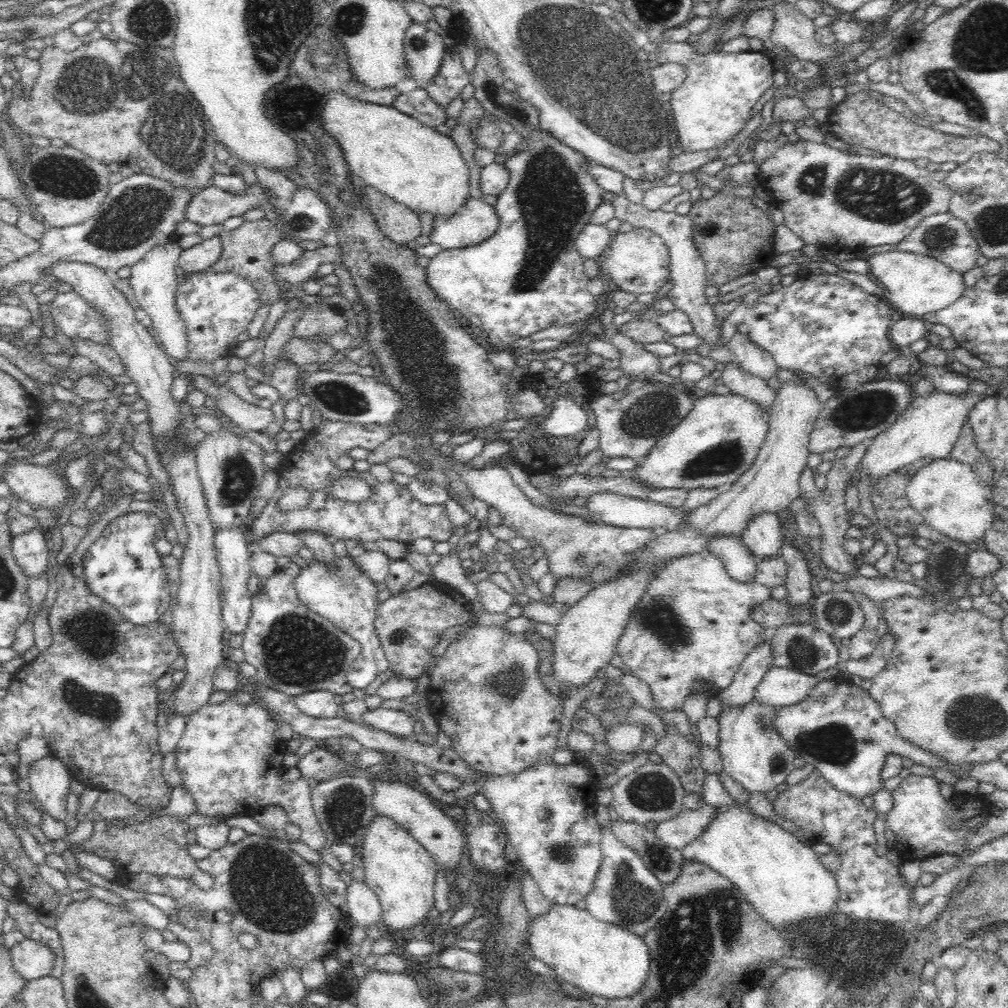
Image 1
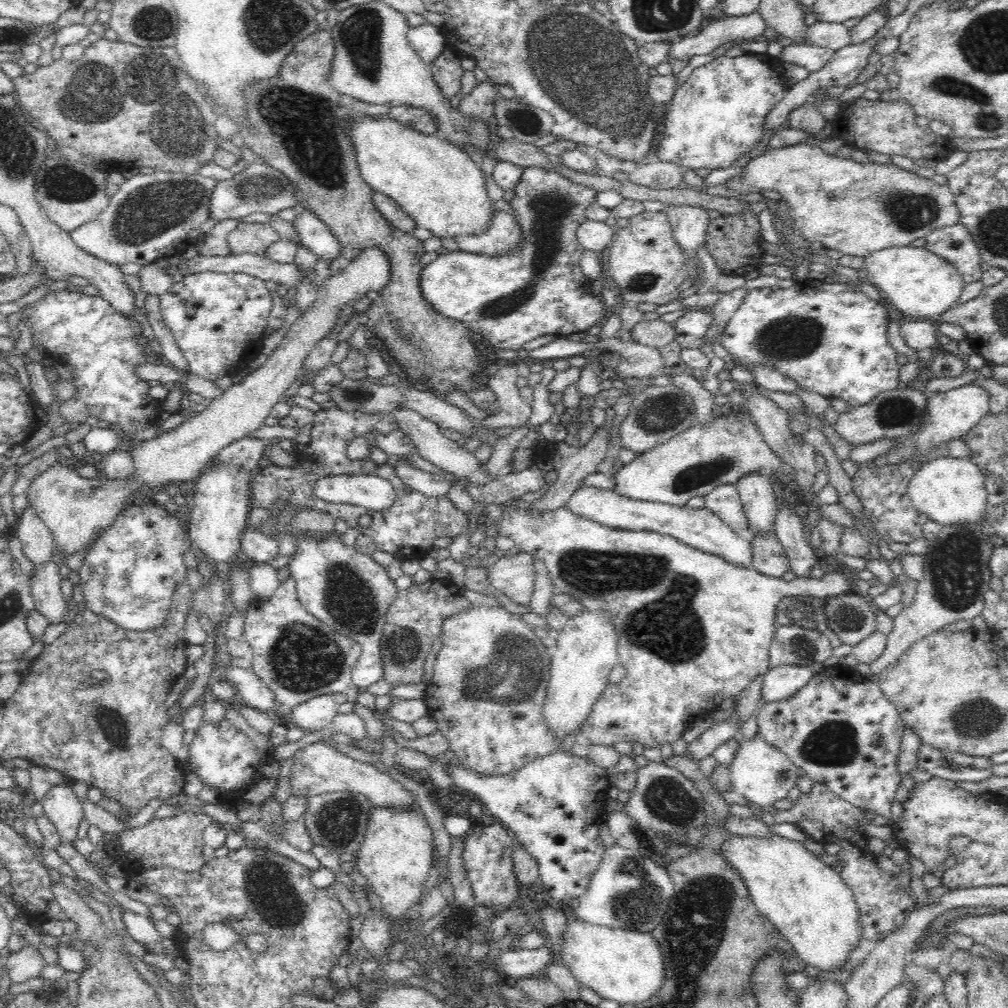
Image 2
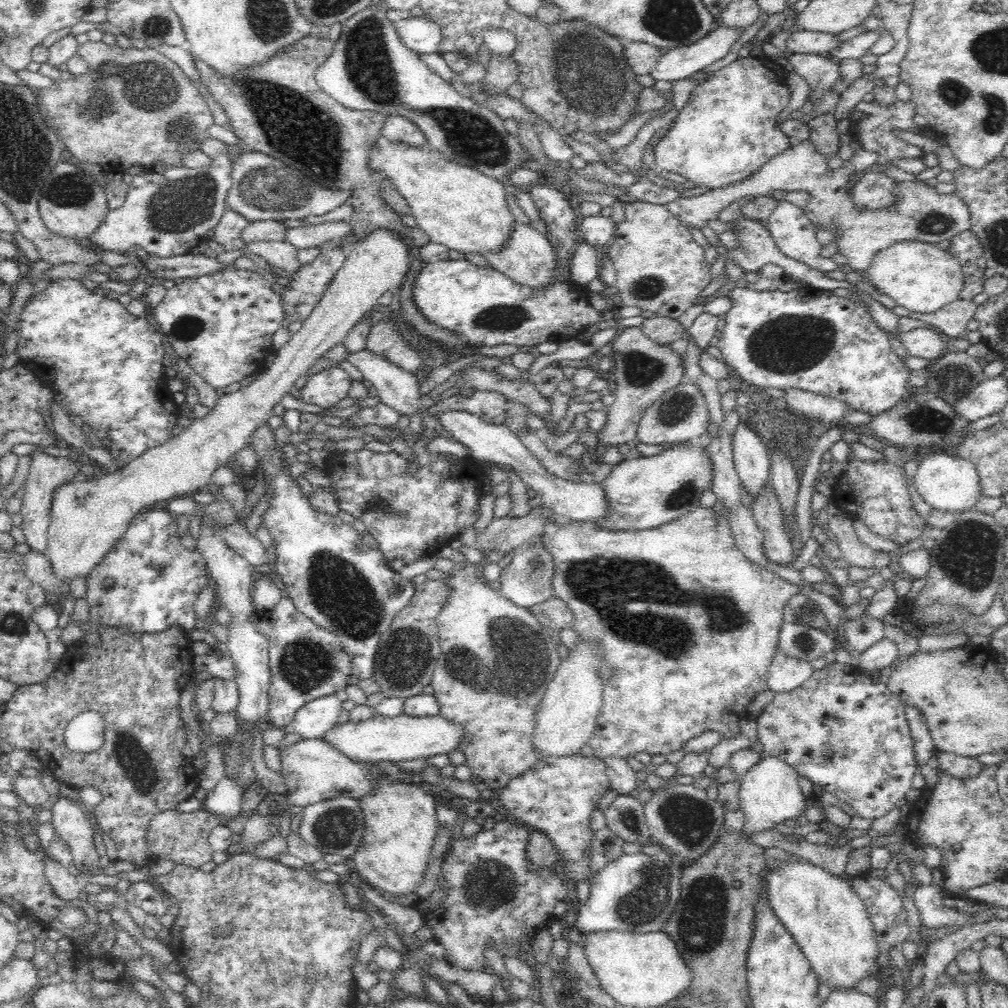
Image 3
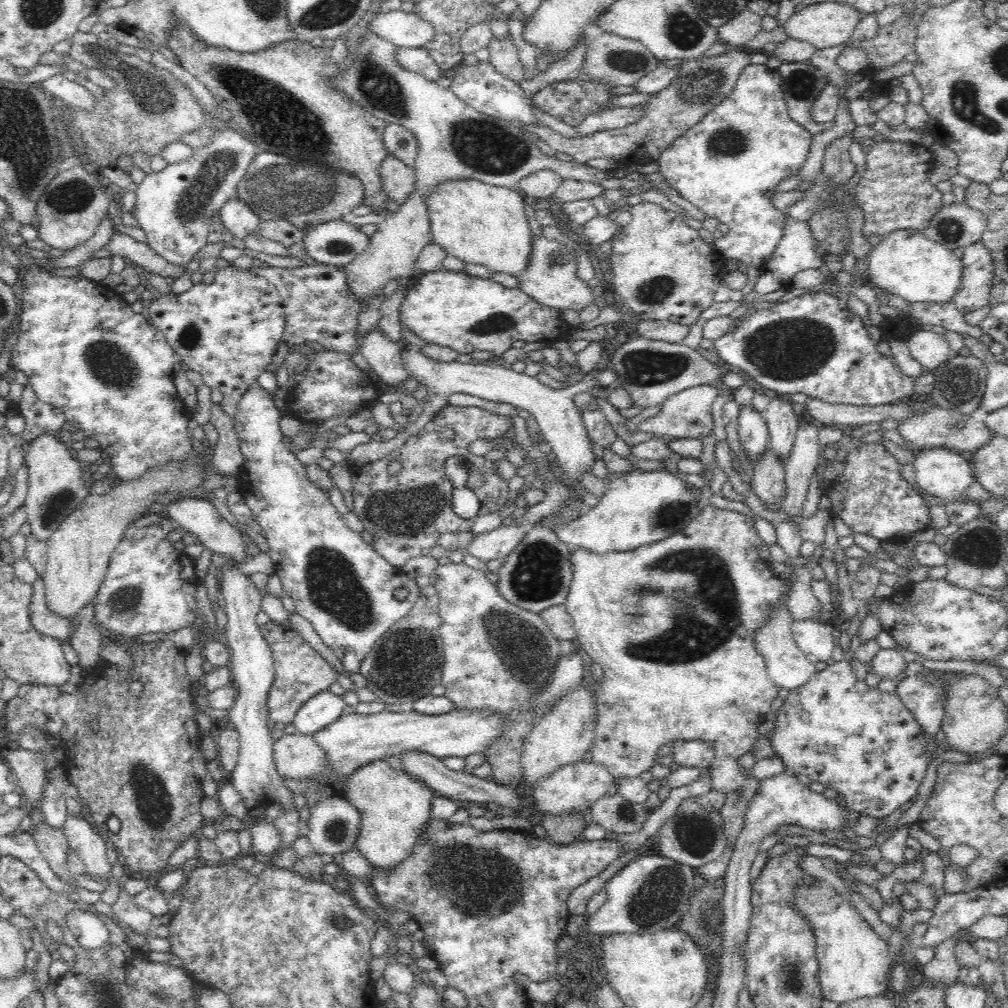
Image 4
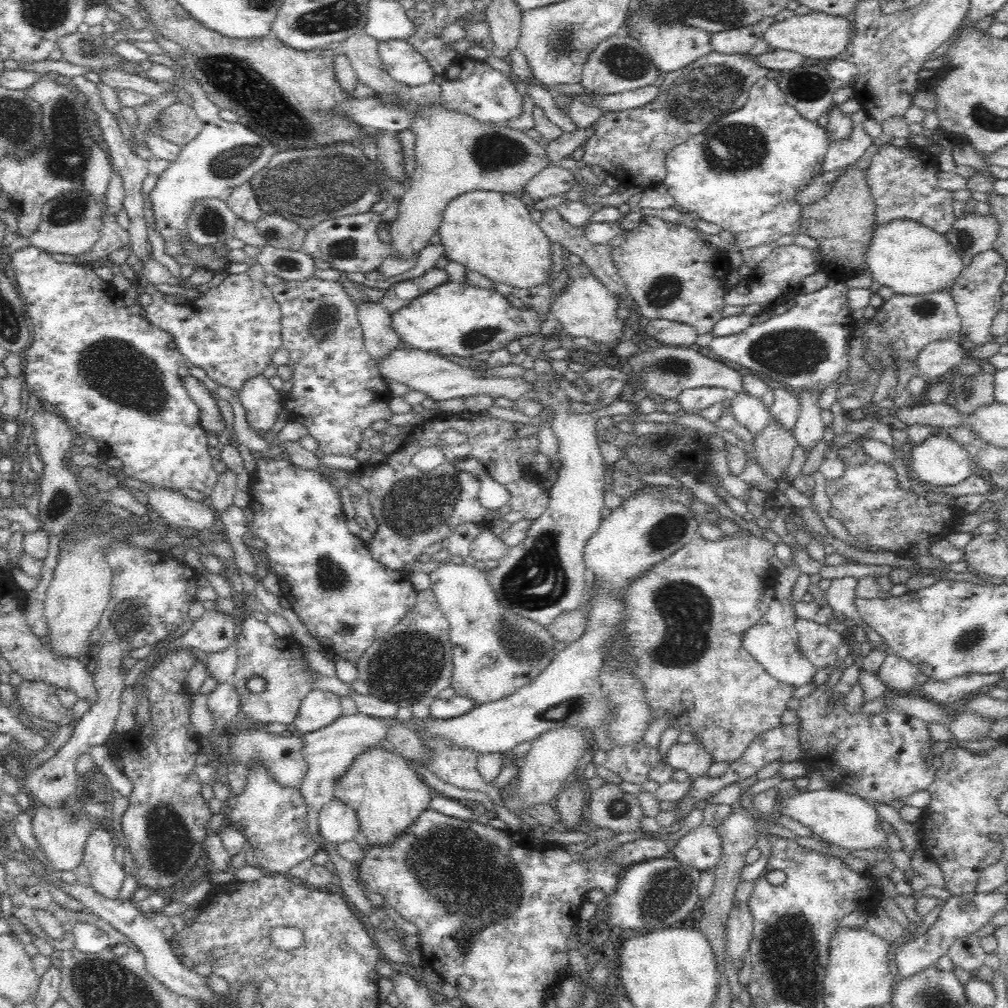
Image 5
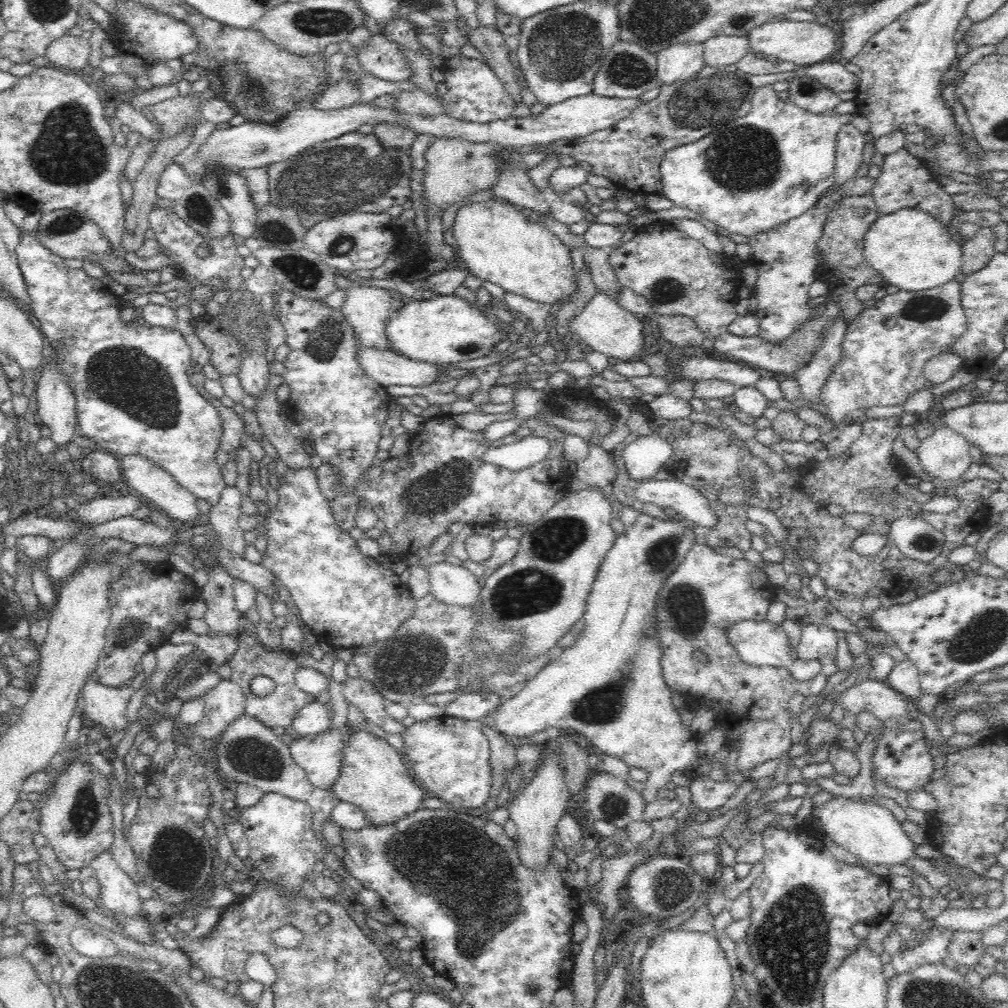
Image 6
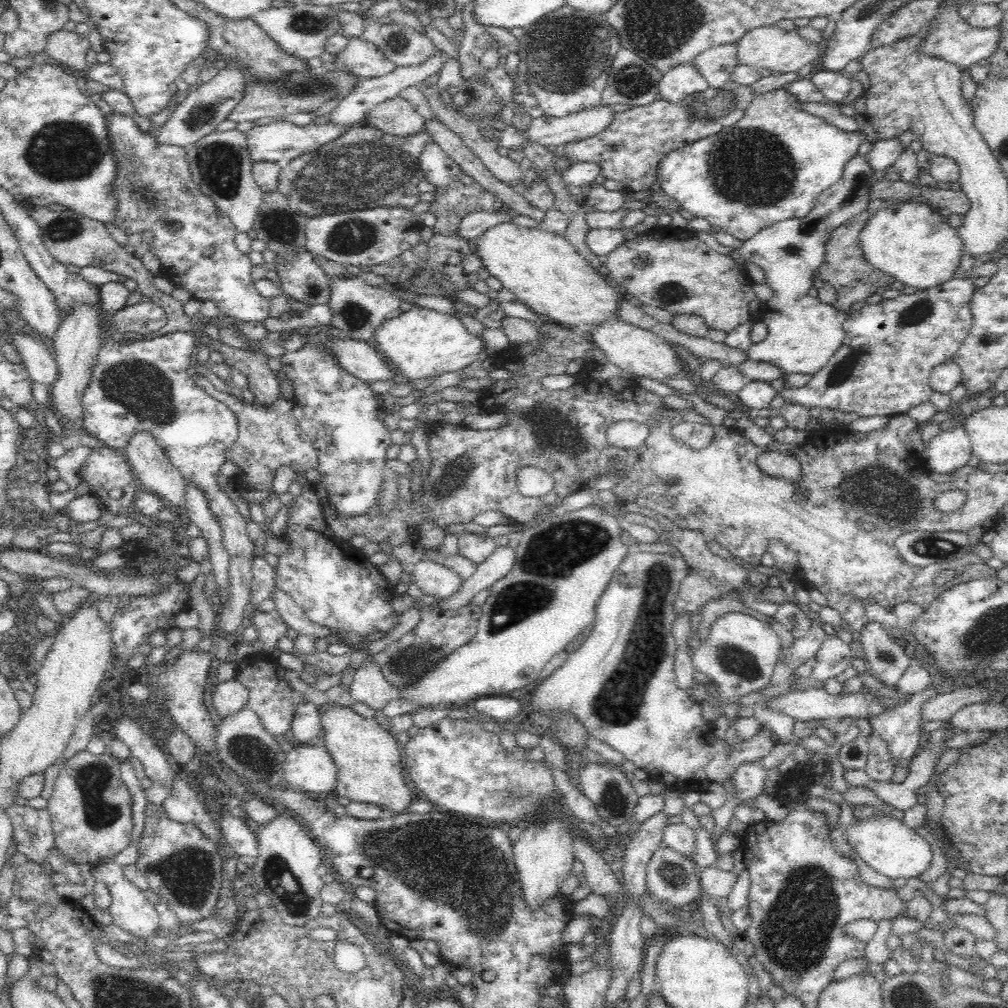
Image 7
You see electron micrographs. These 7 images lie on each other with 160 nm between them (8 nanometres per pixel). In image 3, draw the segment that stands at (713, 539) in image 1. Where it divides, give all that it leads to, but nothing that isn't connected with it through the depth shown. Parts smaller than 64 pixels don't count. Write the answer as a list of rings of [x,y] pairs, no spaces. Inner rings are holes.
[[[448,412],[440,416],[441,426],[451,433],[454,440],[465,444],[470,448],[471,461],[475,462],[496,462],[499,466],[512,469],[523,482],[523,489],[532,489],[536,492],[536,502],[552,511],[554,516],[560,520],[568,520],[581,523],[598,520],[600,516],[608,514],[608,501],[602,484],[578,483],[567,481],[550,474],[542,463],[526,448],[520,437],[506,425],[495,425],[473,416],[466,412]]]

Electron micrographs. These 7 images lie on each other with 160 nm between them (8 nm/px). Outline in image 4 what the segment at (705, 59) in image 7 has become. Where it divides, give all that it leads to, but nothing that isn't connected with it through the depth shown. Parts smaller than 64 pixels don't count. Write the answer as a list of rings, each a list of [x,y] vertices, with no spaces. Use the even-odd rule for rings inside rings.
[[[744,9],[717,28],[717,40],[726,46],[746,46],[762,30],[762,17]]]

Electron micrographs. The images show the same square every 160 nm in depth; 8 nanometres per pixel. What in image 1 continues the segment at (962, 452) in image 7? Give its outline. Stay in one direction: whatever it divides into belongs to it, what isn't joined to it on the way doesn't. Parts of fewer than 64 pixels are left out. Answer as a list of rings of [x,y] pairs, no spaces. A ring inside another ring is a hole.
[[[950,457],[930,460],[918,469],[907,484],[906,496],[924,522],[944,536],[968,543],[978,540],[990,528],[997,505],[982,477],[970,465]]]

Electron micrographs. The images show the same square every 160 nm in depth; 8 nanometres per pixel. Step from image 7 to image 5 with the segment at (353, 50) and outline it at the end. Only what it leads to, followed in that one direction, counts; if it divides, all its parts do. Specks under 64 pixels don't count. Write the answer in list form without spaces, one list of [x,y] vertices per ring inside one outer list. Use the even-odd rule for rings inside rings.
[[[380,40],[377,49],[382,69],[396,82],[408,86],[432,82],[435,74],[428,61],[406,40]]]

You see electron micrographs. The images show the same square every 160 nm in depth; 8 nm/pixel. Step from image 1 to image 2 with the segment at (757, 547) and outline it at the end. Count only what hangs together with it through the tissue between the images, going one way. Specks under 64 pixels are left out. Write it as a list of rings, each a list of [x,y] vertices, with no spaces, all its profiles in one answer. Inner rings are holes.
[[[762,470],[751,472],[739,477],[734,485],[753,534],[774,530],[777,498],[769,475]]]

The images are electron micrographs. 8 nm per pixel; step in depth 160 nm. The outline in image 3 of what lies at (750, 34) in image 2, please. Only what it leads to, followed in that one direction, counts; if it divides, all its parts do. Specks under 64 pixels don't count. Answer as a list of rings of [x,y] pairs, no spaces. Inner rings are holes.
[[[720,24],[717,30],[710,31],[698,42],[662,53],[648,75],[655,82],[676,82],[676,80],[688,79],[695,72],[724,58],[730,46],[741,34],[742,31]]]

